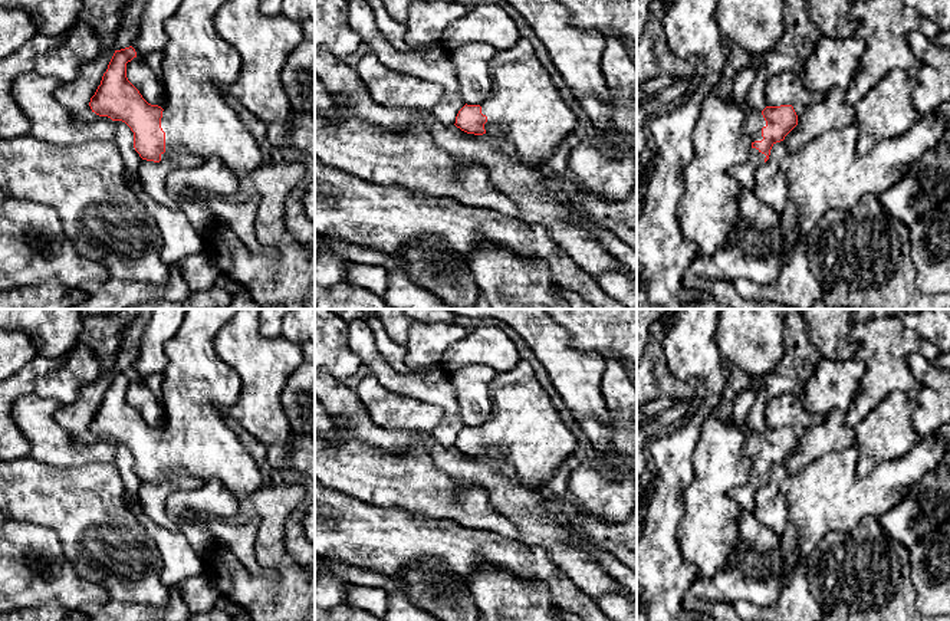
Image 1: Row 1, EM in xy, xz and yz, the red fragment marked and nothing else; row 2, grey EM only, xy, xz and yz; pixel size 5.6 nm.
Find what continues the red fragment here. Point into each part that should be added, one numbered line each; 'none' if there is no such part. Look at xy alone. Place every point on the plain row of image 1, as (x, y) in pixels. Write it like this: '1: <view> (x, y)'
1: xy (197, 385)

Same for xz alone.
1: xz (523, 420)

